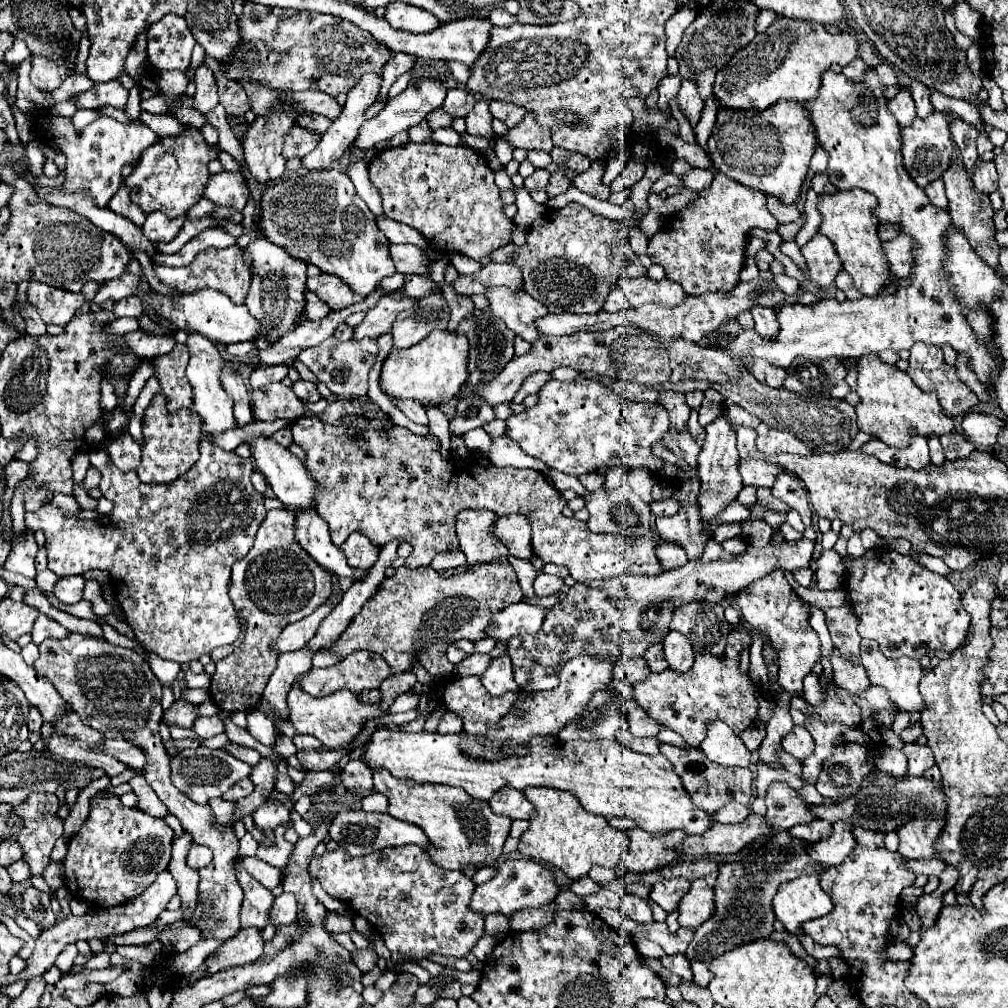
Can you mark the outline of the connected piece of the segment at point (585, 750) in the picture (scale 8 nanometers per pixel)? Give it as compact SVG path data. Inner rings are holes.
M378 729L374 731L366 751L364 759L374 771L376 767L386 767L394 777L410 777L418 783L444 783L444 785L456 785L462 787L466 793L470 793L476 799L490 799L496 791L502 787L514 787L518 791L526 787L552 787L552 789L564 789L570 791L580 805L586 811L604 815L604 817L630 817L638 827L642 827L648 833L666 833L672 829L684 829L688 835L704 833L712 825L712 817L706 815L702 809L698 809L688 793L682 787L680 777L670 769L670 761L662 753L658 755L642 755L636 751L630 751L622 747L618 741L562 741L558 737L534 737L528 743L528 751L524 757L506 757L496 761L476 759L464 753L462 749L464 735L440 735L440 733L404 733L404 731L392 731L392 729Z

